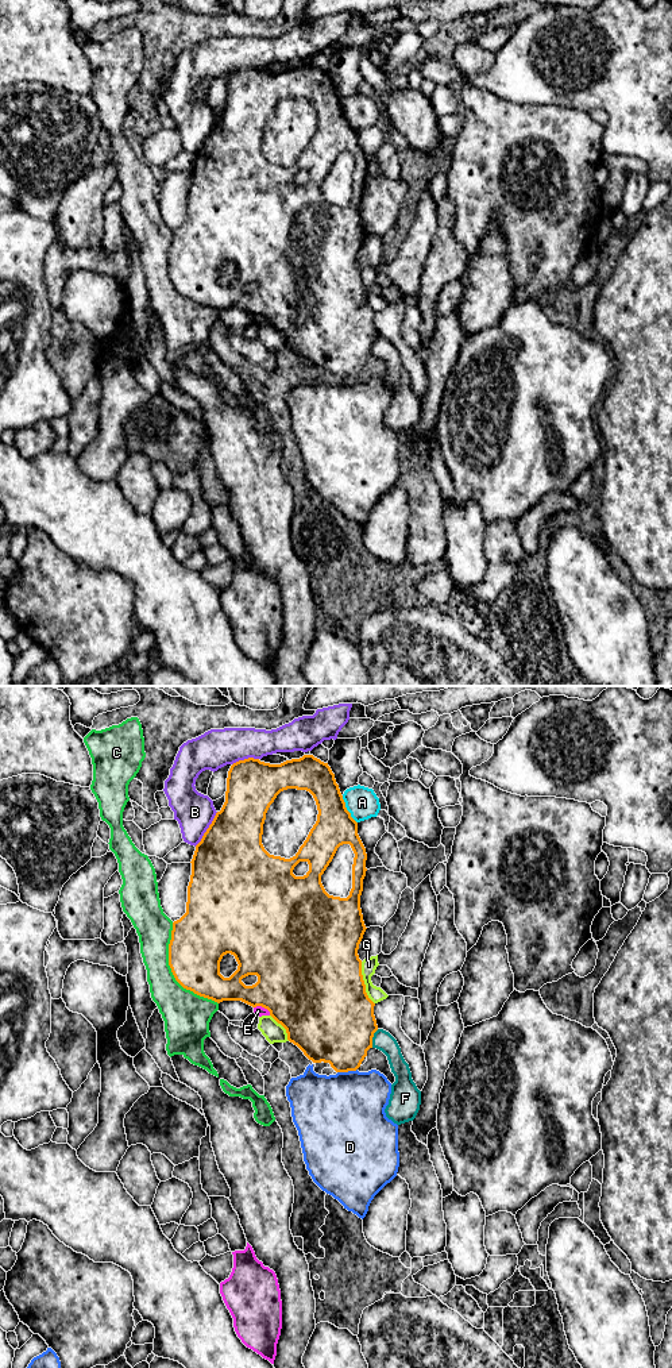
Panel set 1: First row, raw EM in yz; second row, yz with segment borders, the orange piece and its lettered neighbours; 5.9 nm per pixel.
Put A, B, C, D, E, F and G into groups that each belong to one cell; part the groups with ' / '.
A / B / C / D / E / F / G

